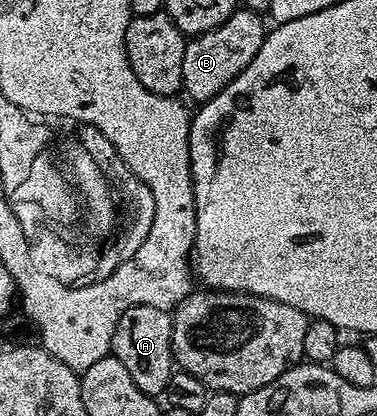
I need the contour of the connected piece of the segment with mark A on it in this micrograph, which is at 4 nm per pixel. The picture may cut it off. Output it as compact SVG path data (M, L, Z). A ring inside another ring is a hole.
M150 306L131 308L116 324L110 345L113 357L118 358L124 368L128 368L132 380L136 380L136 388L148 395L161 395L176 369L172 348L173 327L174 319L167 311Z

